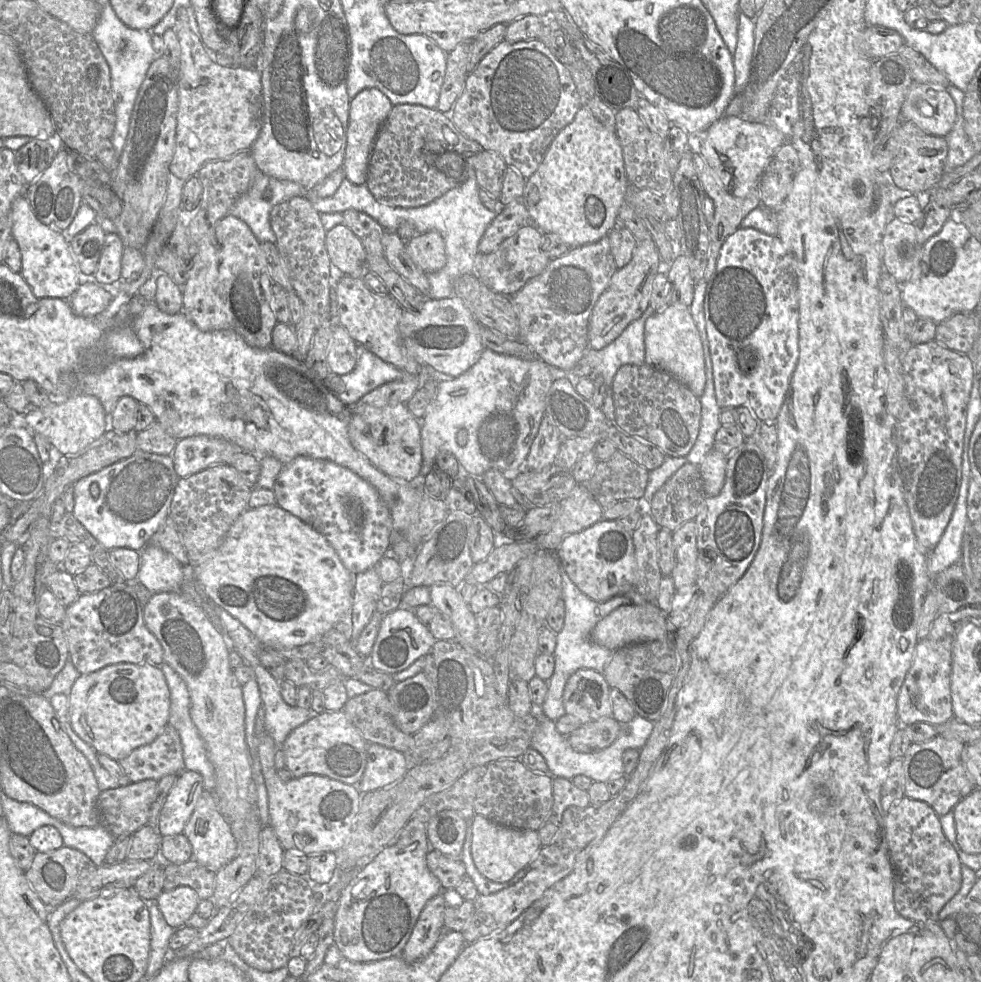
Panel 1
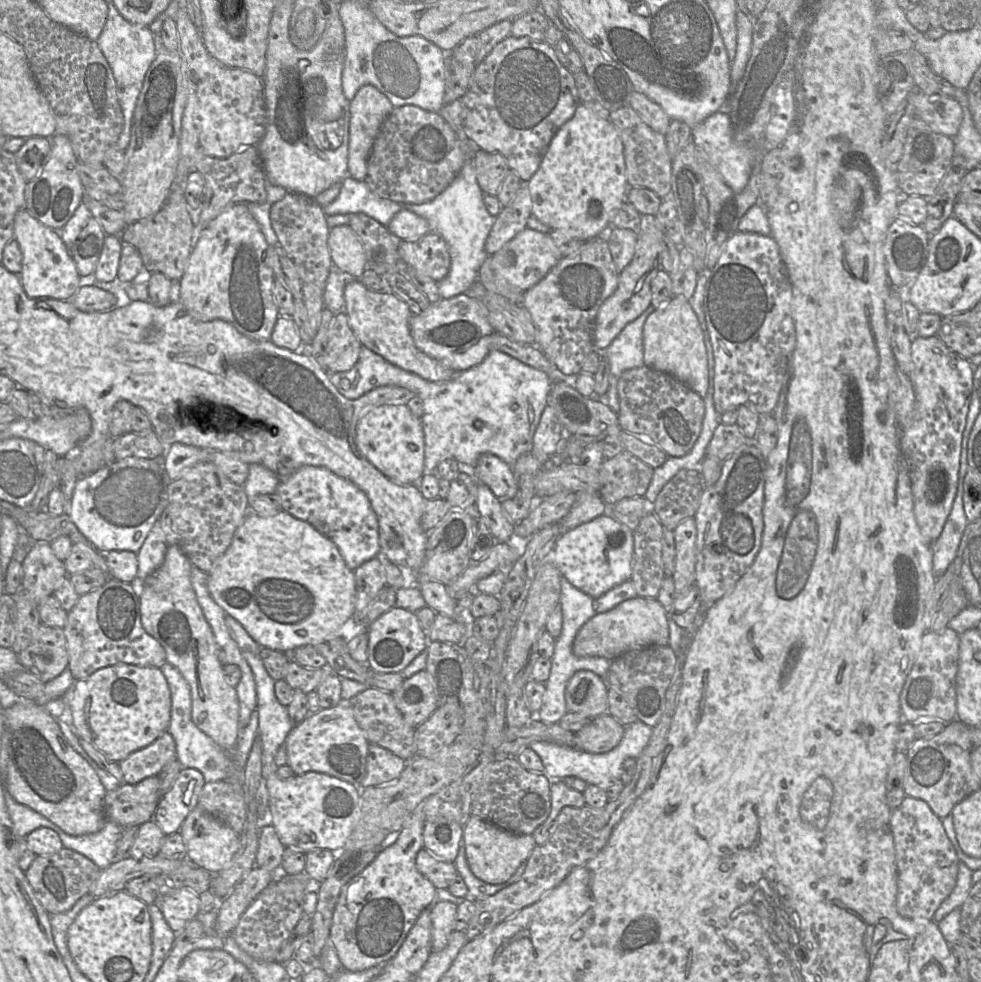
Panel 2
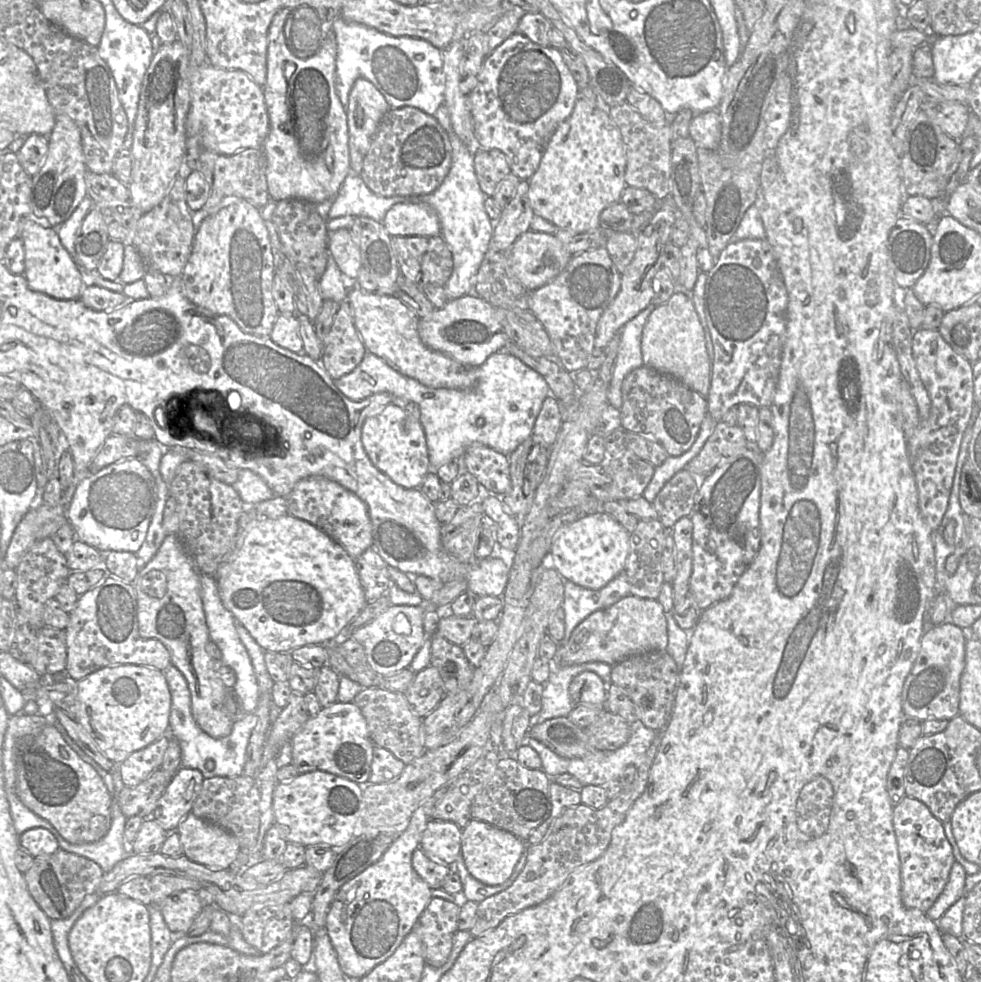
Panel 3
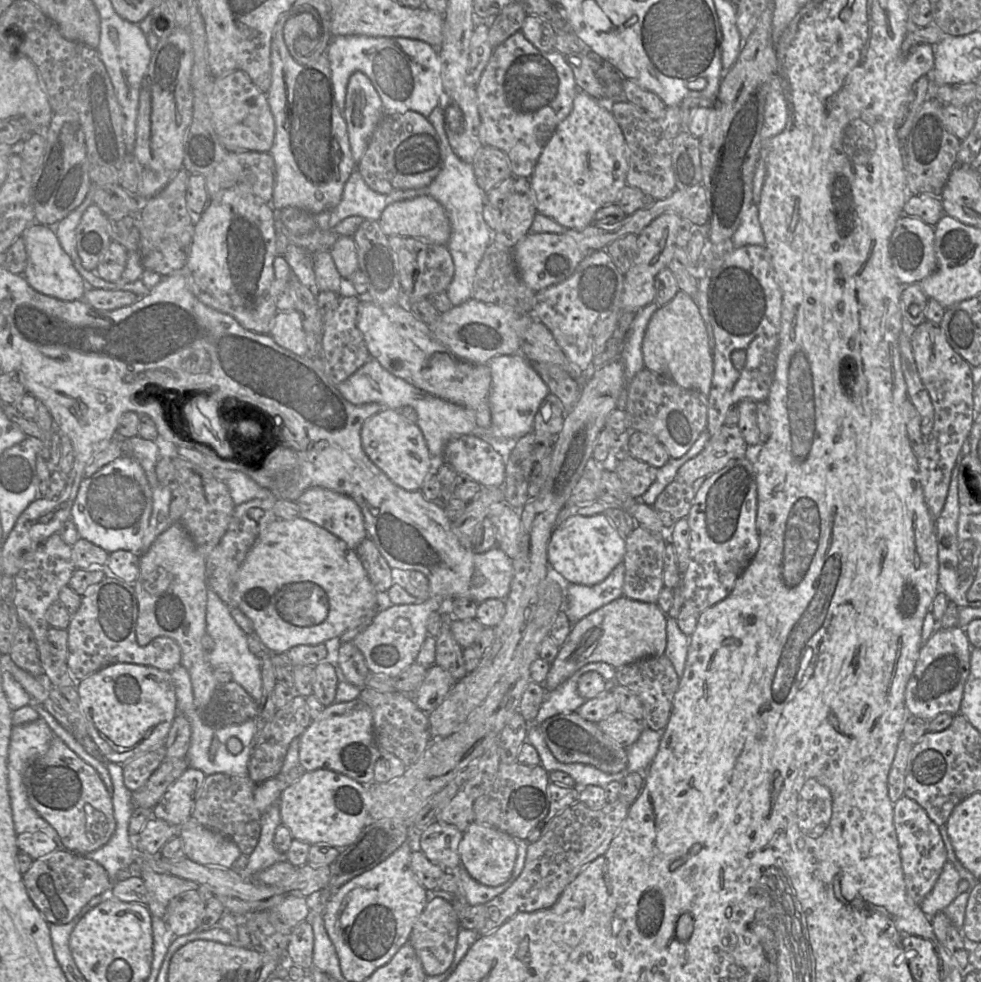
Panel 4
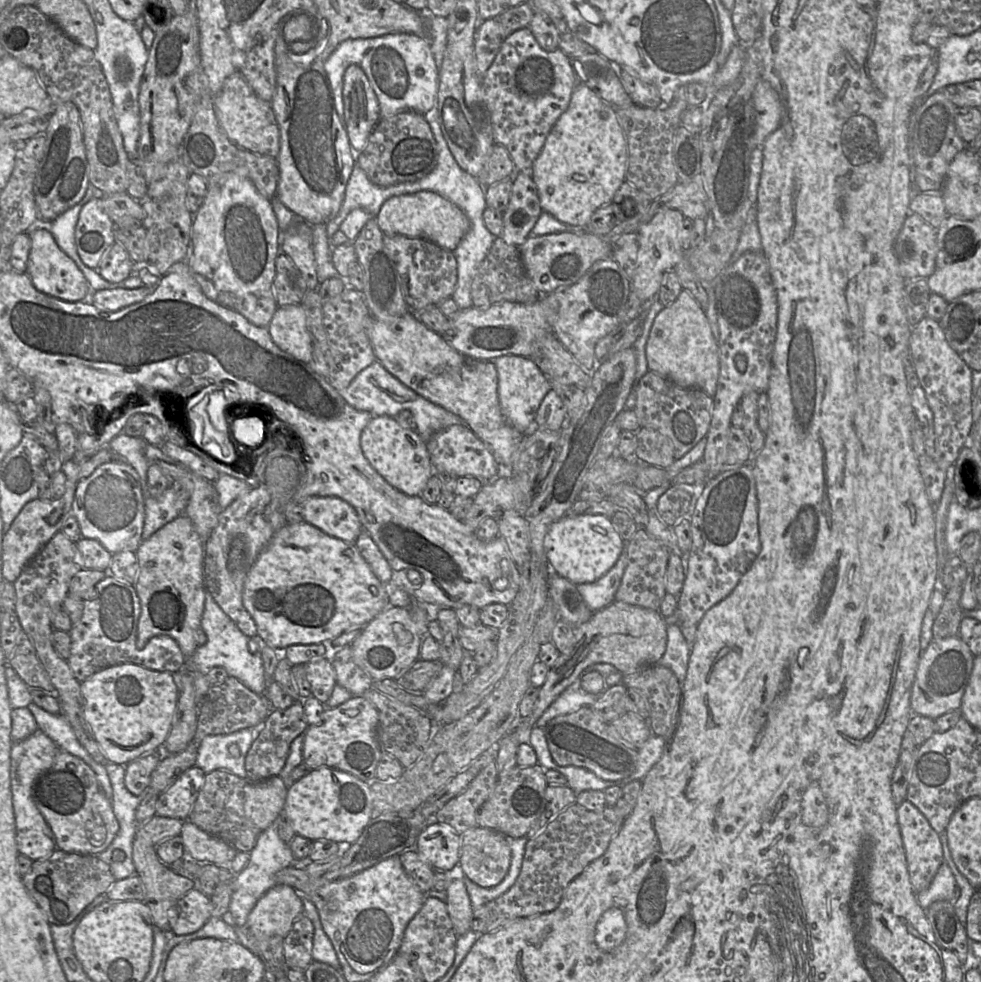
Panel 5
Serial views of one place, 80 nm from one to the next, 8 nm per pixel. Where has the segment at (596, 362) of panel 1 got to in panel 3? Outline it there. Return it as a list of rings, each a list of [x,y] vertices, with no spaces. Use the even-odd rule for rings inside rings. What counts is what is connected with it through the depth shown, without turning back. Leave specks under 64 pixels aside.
[[[649,304],[621,329],[621,340],[607,391],[608,402],[614,408],[622,407],[621,387],[624,378],[634,369],[644,365],[641,348],[642,333],[648,317],[655,308],[654,304]]]

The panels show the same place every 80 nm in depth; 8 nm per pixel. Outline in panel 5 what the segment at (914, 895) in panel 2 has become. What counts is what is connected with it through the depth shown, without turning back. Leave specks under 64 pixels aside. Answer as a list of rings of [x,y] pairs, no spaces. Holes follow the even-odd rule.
[[[907,799],[897,806],[897,819],[905,849],[909,878],[916,894],[926,890],[944,861],[940,835],[927,818]]]

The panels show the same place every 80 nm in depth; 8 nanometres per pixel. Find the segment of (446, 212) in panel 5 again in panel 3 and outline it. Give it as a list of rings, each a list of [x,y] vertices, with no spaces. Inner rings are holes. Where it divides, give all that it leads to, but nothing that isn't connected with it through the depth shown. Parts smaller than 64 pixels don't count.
[[[426,203],[395,204],[387,211],[382,224],[392,237],[441,235],[439,217]]]

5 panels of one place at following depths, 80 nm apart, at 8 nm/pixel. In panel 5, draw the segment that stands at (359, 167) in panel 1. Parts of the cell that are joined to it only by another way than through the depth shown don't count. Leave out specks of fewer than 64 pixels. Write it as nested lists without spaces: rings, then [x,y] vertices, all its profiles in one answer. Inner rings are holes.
[[[351,64],[343,81],[344,125],[355,155],[361,152],[380,120],[378,98],[363,69]]]

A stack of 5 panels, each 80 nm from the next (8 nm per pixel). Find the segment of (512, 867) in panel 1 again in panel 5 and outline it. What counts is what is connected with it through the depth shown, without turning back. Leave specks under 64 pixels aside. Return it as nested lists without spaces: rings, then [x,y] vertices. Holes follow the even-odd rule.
[[[480,826],[471,828],[462,834],[462,846],[459,863],[465,876],[483,888],[492,888],[500,884],[506,877],[511,864],[510,839],[515,838],[507,838],[500,832]]]

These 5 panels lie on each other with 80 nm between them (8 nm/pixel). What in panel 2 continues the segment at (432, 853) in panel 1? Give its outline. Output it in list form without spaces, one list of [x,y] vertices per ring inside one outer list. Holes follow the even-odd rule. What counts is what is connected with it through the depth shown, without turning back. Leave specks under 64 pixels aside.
[[[425,848],[418,851],[415,864],[436,889],[447,889],[458,874],[453,862],[439,860]]]

